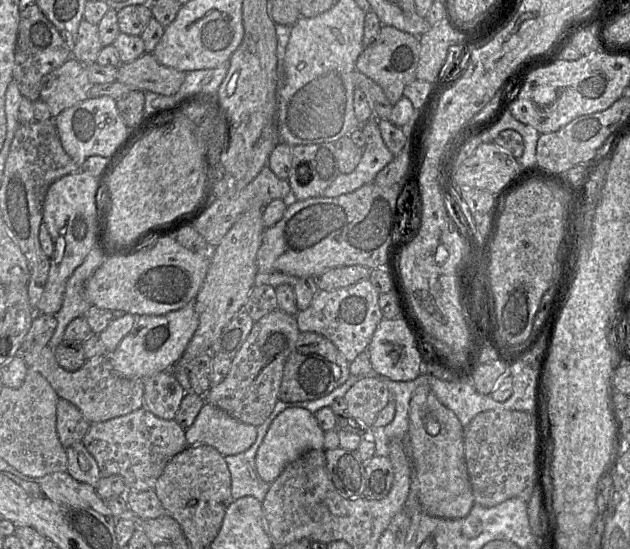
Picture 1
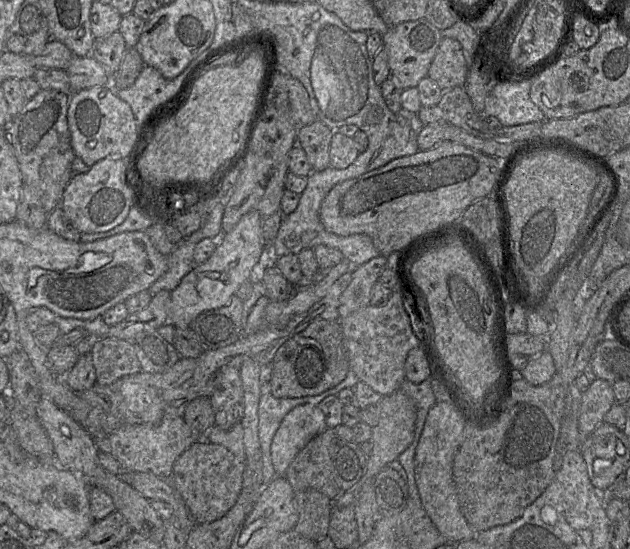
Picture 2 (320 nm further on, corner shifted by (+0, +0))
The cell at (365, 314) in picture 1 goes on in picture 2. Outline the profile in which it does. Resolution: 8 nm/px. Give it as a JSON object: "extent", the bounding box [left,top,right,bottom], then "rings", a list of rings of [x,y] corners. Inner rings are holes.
{"extent":[339,255,387,318],"rings":[[[378,255],[365,264],[352,266],[351,282],[340,296],[339,318],[347,317],[370,305],[372,287],[387,264],[387,257]]]}

